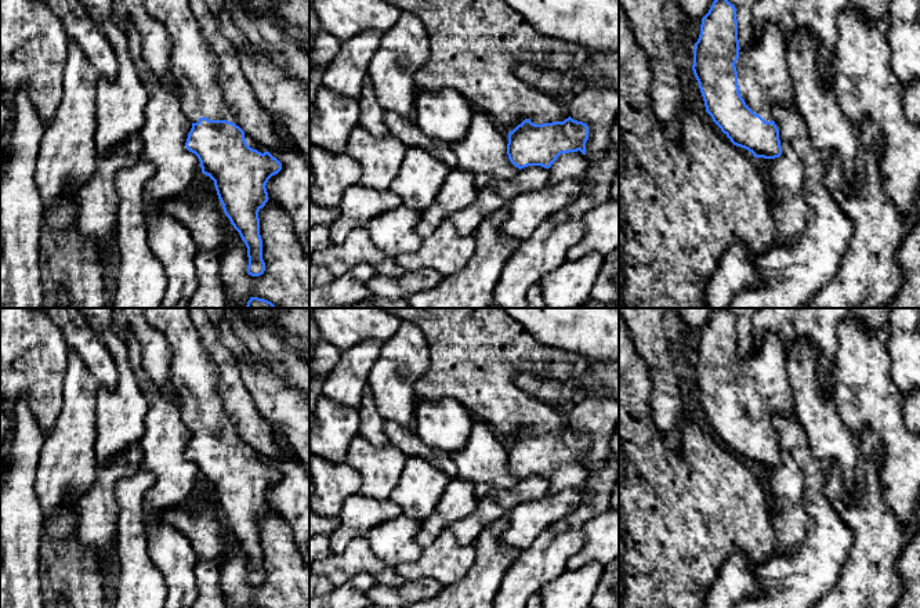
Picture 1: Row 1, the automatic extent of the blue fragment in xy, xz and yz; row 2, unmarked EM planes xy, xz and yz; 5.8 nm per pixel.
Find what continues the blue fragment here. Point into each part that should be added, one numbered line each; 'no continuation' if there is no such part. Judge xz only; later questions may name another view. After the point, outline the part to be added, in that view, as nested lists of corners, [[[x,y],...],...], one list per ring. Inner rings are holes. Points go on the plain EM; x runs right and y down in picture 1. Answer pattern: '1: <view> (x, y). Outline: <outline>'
1: xz (568, 476). Outline: [[[580,460],[561,463],[557,470],[548,478],[550,492],[558,493],[565,489],[577,489],[580,491],[588,474],[588,464],[583,464]]]

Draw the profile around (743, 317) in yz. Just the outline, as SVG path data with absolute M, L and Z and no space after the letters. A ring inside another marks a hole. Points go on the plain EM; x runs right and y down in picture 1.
M727 308L736 318L739 357L746 358L753 345L753 318L758 308Z

